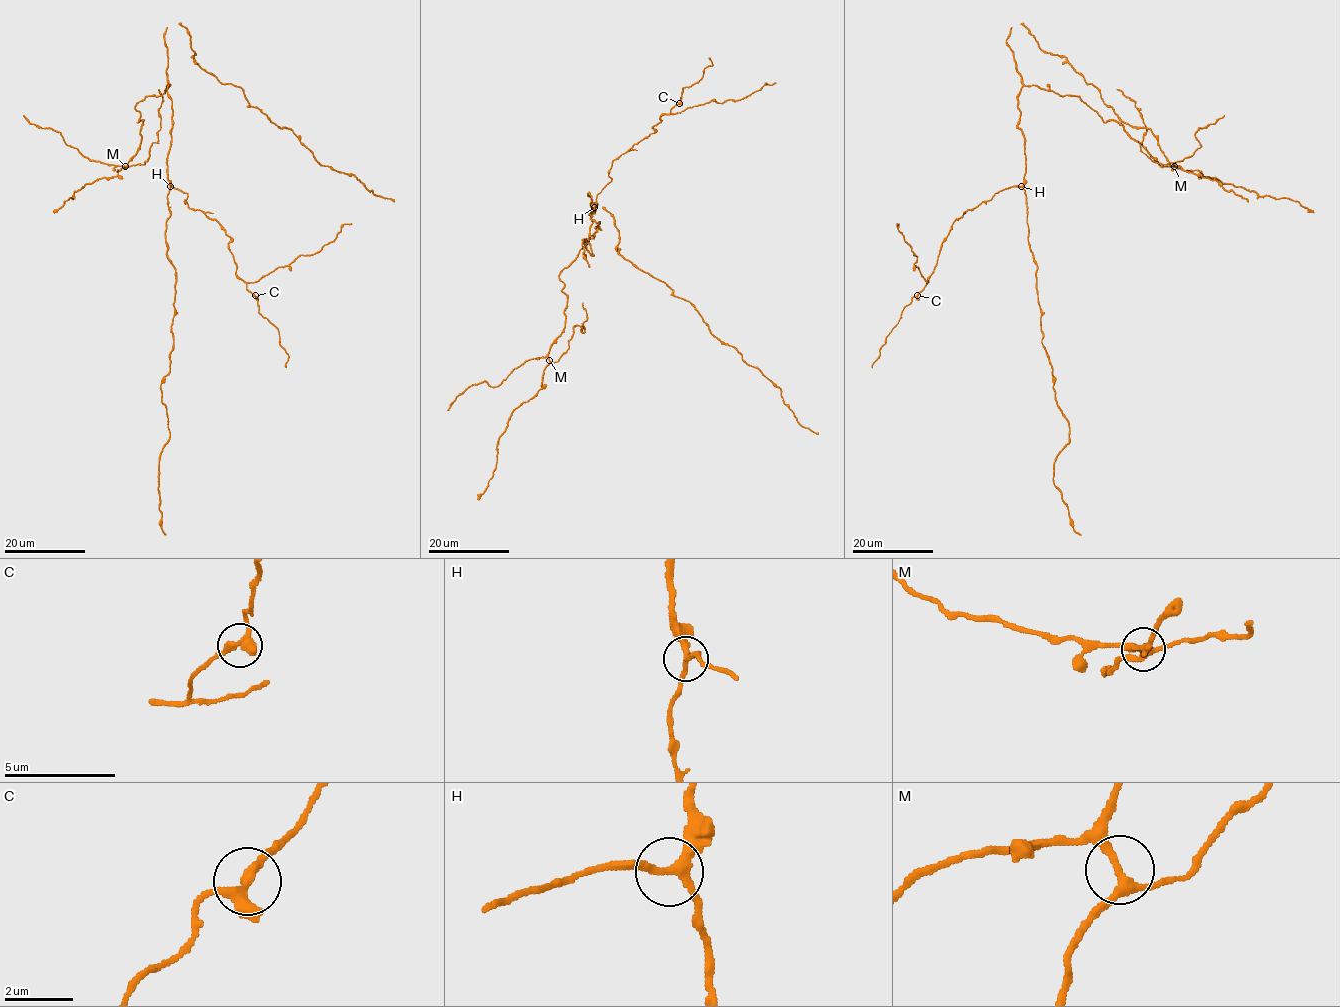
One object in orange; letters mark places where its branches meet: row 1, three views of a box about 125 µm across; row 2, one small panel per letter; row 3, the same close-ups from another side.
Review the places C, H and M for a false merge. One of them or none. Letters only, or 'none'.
M

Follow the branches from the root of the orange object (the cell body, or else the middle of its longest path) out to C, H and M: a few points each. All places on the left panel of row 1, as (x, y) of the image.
C: (169, 96), (168, 182), (187, 194), (190, 209), (217, 221), (230, 237), (236, 274), (255, 295)
H: (169, 96), (172, 101), (171, 147), (167, 159), (170, 186)
M: (169, 96), (167, 85), (161, 96), (146, 96), (135, 105), (137, 122), (143, 120), (141, 143), (125, 166)

